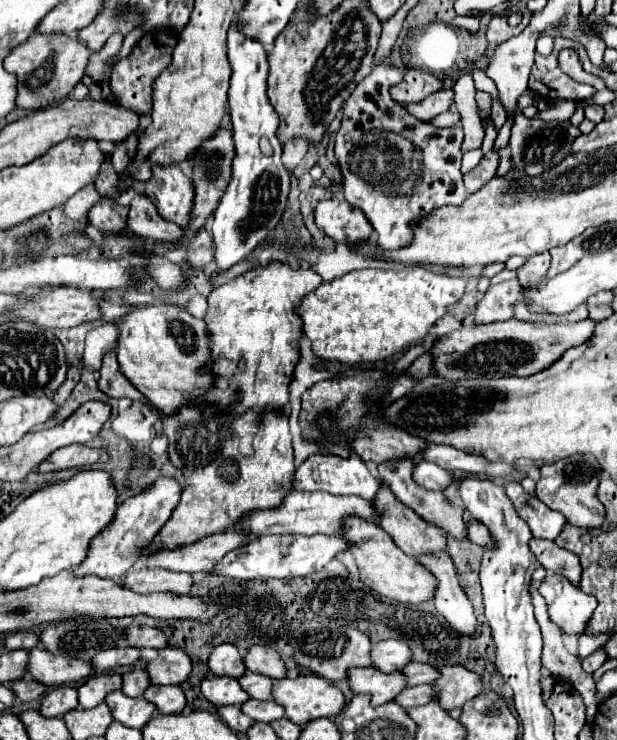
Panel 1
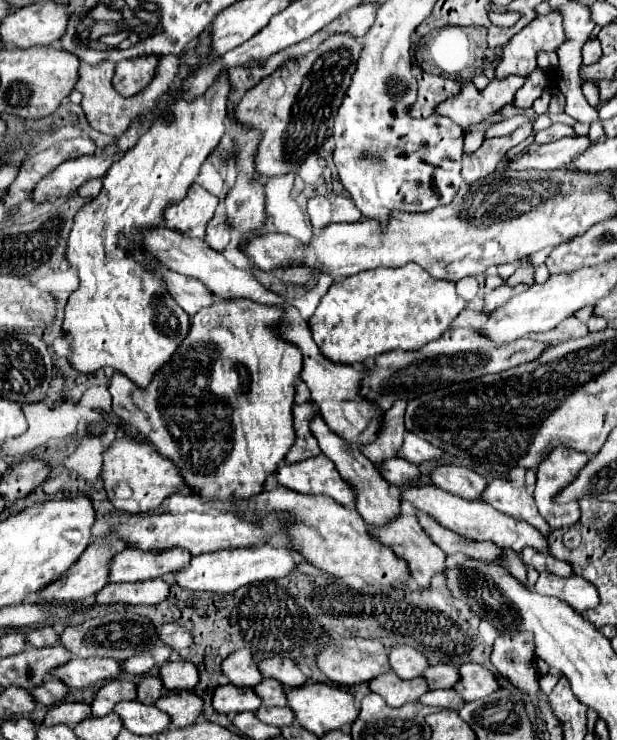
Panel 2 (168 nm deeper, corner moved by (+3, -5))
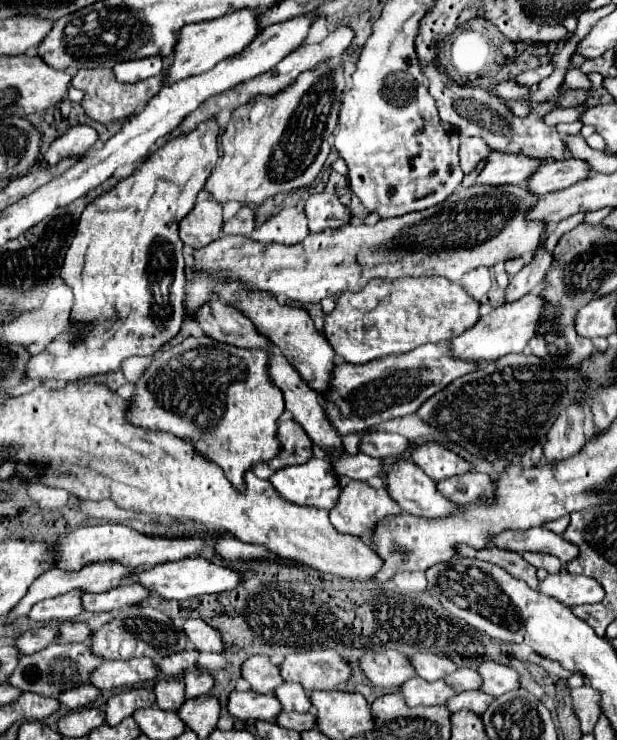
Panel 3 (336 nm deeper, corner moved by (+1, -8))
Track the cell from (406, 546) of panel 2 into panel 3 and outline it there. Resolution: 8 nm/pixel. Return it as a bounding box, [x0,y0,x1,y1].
[329,480,403,540]

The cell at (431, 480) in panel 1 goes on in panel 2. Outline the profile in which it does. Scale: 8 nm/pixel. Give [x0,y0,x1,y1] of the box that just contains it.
[379,457,421,487]

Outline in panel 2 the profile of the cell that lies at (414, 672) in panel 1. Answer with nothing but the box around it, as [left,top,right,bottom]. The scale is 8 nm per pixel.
[423,665,459,689]

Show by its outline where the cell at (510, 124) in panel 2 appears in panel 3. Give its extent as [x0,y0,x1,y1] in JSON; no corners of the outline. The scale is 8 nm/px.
[545,106,587,124]

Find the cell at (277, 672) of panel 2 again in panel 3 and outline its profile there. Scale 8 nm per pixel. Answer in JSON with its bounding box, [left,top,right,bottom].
[281,648,353,692]

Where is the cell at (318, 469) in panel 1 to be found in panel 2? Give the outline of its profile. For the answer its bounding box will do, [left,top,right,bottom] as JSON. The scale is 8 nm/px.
[275,455,355,507]

